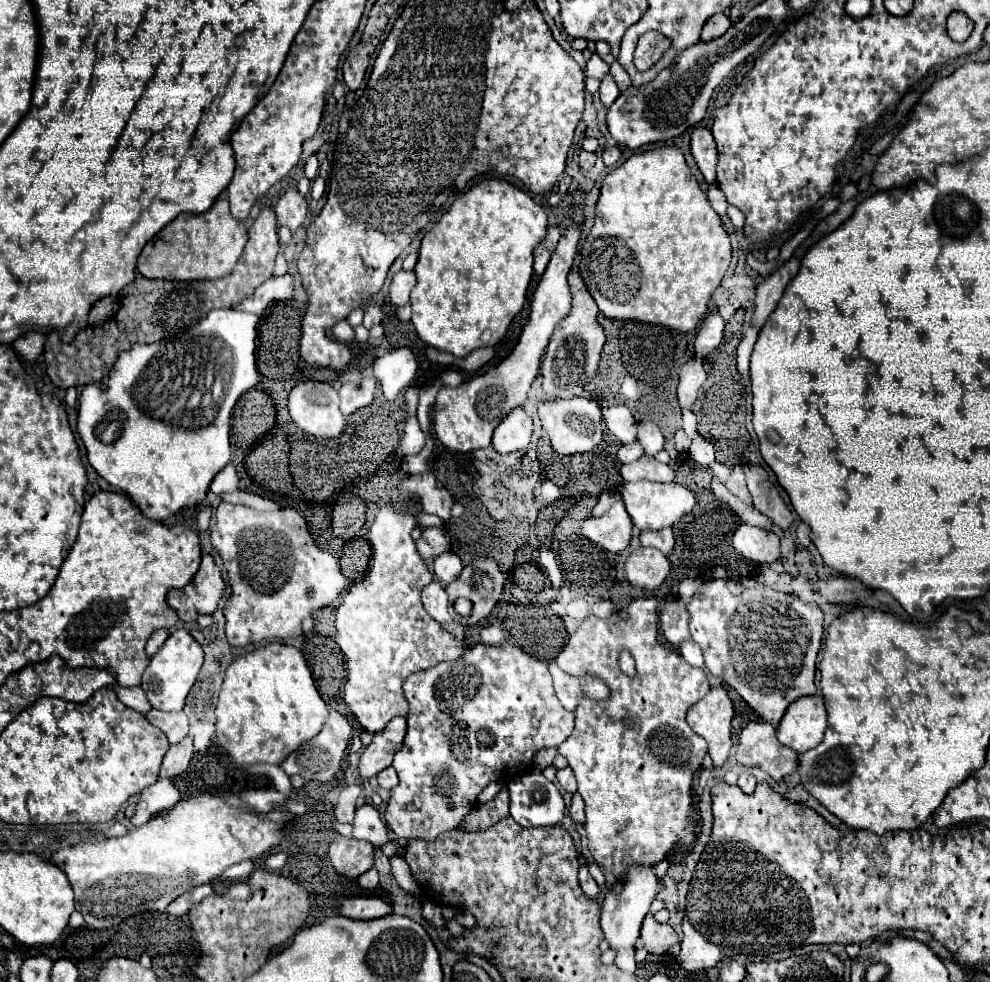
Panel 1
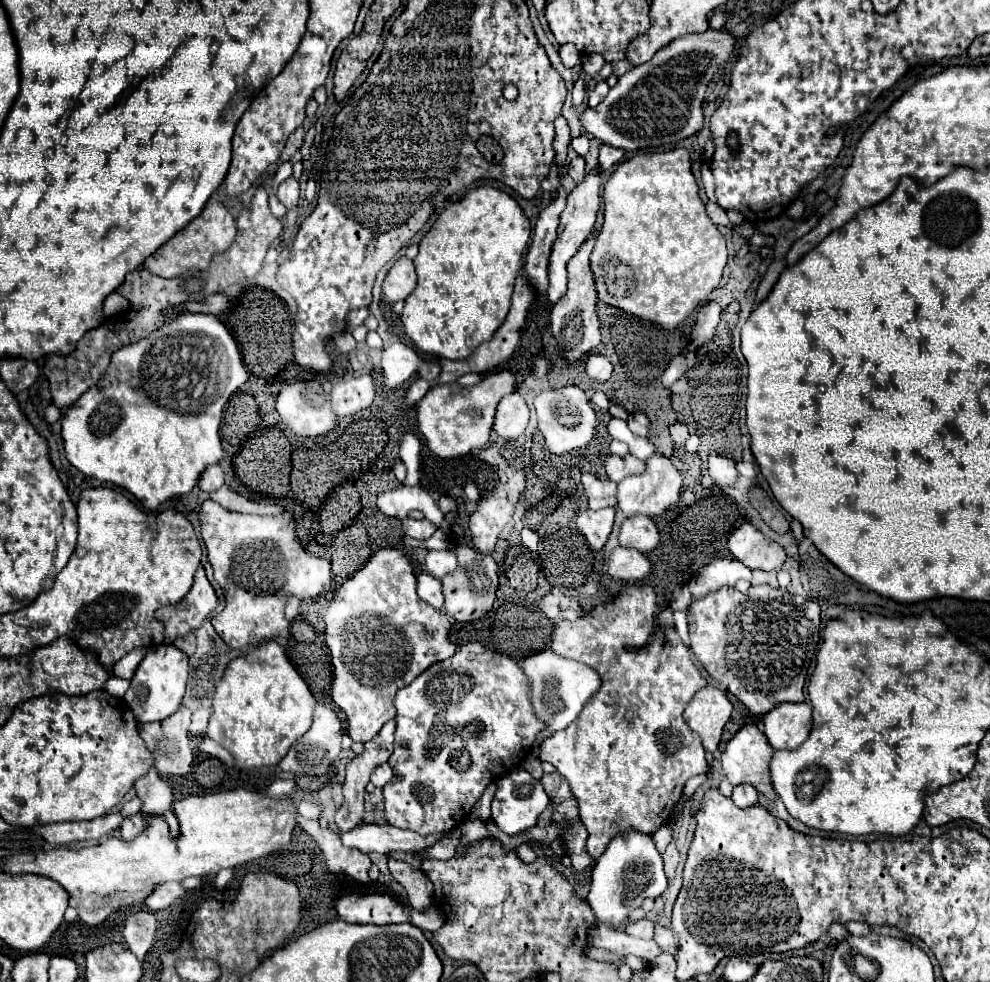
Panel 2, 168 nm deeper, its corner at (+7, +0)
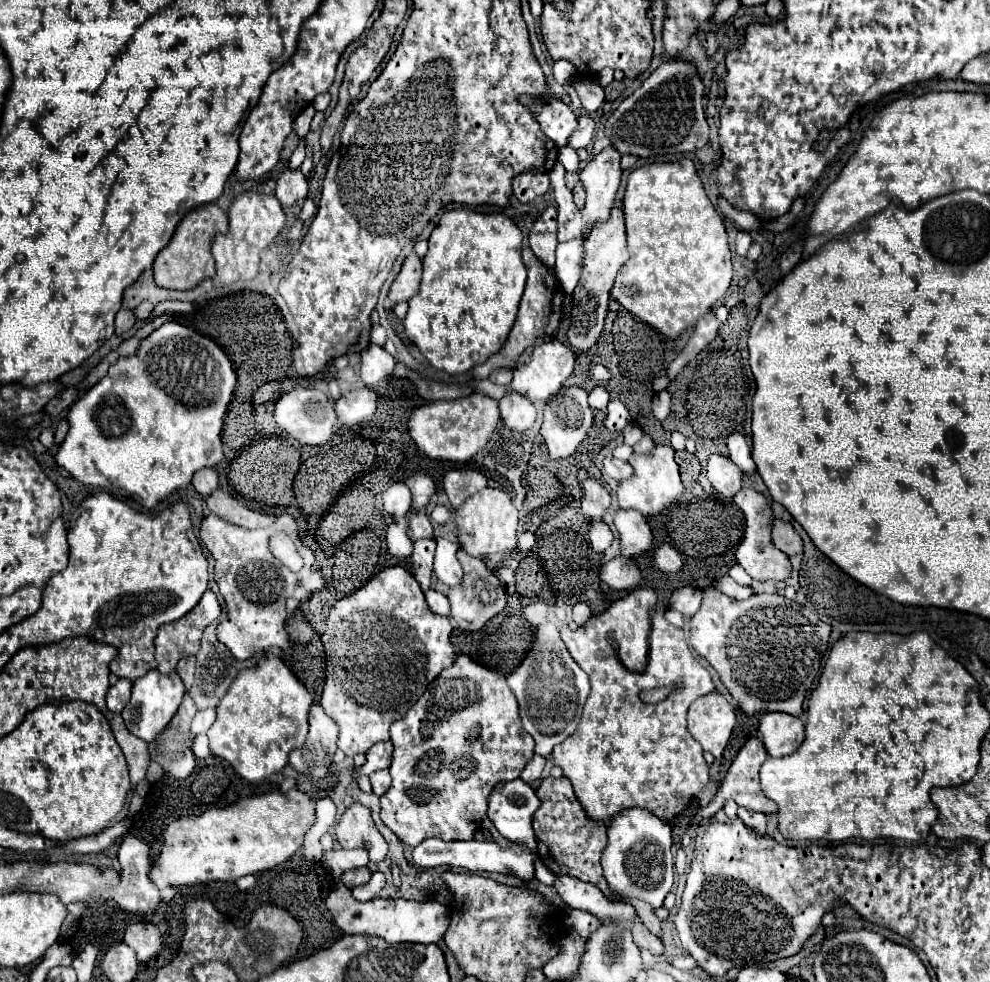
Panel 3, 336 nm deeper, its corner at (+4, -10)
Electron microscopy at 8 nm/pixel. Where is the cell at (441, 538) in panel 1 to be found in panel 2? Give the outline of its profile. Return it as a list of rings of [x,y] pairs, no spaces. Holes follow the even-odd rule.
[[[404,519],[402,521],[402,531],[418,541],[426,541],[428,537],[434,535],[436,531],[436,525],[430,523],[428,519],[422,519],[422,521],[416,521],[416,519]]]

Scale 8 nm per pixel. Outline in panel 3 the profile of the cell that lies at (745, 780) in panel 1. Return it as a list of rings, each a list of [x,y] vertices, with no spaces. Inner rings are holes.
[[[739,809],[737,811],[737,817],[747,825],[751,827],[751,831],[755,831],[757,835],[765,835],[765,825],[767,825],[767,819],[763,813],[759,811],[747,811],[747,809]]]

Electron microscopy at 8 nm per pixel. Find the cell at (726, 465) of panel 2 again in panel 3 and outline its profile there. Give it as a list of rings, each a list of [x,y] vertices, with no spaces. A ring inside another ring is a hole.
[[[711,455],[707,463],[707,477],[711,485],[723,495],[723,497],[733,497],[741,489],[741,469],[723,455]],[[713,461],[713,463],[711,463]]]

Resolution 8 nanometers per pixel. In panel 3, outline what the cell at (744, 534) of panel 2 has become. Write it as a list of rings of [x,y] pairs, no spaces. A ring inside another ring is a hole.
[[[747,487],[737,491],[733,501],[745,515],[745,535],[735,553],[737,563],[757,581],[785,581],[791,575],[791,561],[771,541],[771,525],[775,521],[771,503],[767,501],[767,497],[763,493],[759,493],[755,489],[747,489]]]

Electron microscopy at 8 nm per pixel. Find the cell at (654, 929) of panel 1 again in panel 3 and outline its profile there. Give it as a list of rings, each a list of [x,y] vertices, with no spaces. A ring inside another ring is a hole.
[[[637,921],[637,923],[633,925],[633,941],[635,941],[641,949],[651,951],[653,955],[663,955],[663,953],[665,953],[663,941],[661,941],[657,935],[653,935],[641,921]]]

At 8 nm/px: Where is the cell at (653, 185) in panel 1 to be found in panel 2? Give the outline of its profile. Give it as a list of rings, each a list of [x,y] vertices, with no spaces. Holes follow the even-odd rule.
[[[672,149],[638,153],[626,159],[612,171],[602,199],[606,207],[604,223],[590,259],[598,299],[630,315],[658,323],[664,329],[676,329],[718,287],[728,263],[726,239],[708,219],[698,185],[690,173],[690,153],[686,149]]]

